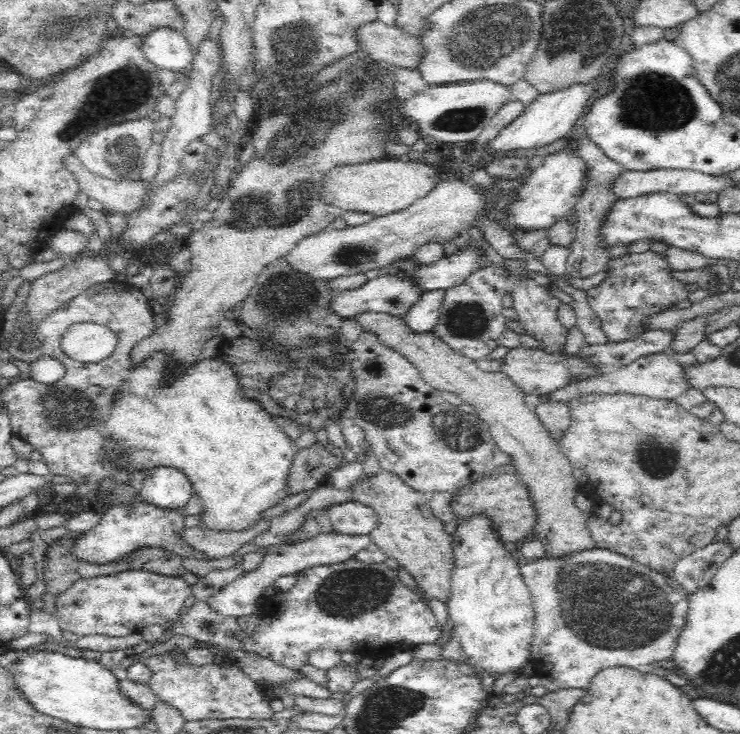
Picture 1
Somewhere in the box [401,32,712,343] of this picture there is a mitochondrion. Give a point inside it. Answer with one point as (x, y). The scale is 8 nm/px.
(651, 101)

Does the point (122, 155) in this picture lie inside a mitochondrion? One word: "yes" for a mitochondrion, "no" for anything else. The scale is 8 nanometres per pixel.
yes

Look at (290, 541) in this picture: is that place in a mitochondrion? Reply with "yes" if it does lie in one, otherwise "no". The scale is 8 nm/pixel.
no

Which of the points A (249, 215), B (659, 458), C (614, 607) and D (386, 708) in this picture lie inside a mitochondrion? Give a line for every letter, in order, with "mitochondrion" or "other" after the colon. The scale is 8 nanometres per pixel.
A: mitochondrion
B: mitochondrion
C: mitochondrion
D: mitochondrion

